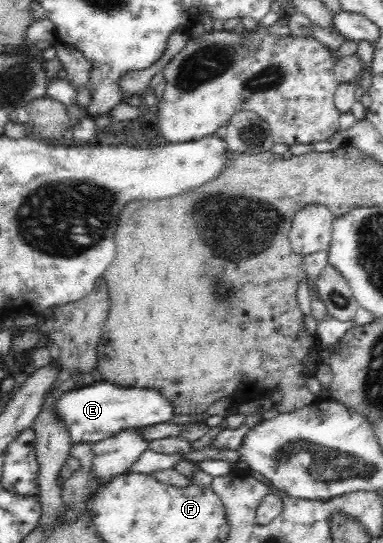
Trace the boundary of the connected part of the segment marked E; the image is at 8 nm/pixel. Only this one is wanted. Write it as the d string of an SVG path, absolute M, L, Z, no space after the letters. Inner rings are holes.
M95 382L59 395L56 410L68 428L72 443L98 443L128 428L146 428L168 422L175 415L174 404L154 388L125 388L112 382Z

